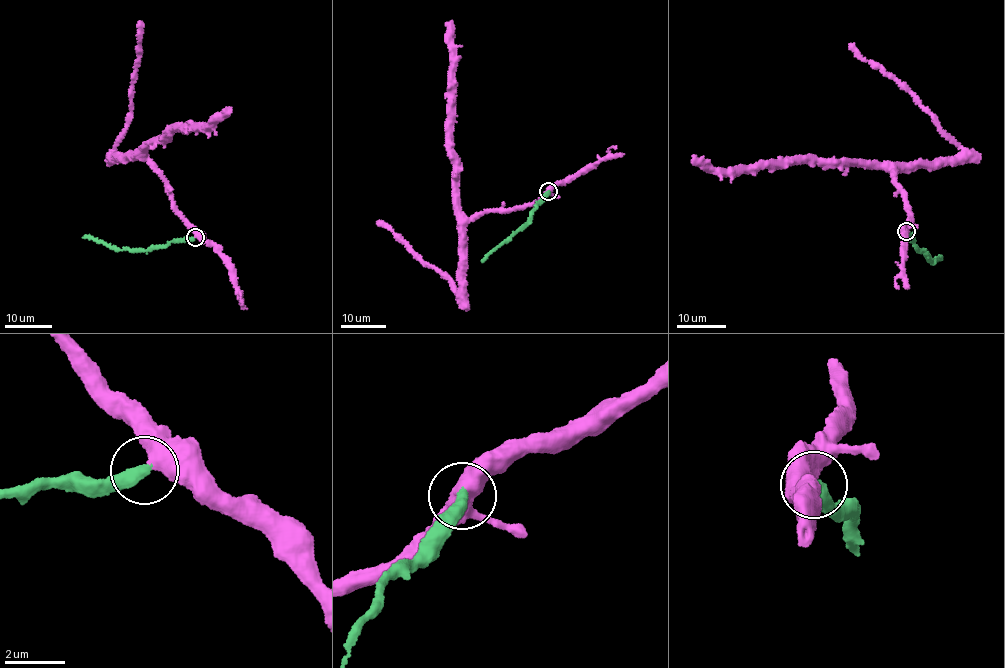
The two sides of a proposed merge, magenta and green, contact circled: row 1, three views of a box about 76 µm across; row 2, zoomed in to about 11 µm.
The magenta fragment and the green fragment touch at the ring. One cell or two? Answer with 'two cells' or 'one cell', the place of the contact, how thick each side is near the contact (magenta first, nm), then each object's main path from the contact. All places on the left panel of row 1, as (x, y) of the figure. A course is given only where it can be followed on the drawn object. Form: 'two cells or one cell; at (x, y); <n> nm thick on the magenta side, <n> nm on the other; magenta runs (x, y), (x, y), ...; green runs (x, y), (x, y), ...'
two cells; at (195, 237); 600 nm thick on the magenta side, 440 nm on the other; magenta runs (195, 238), (154, 164), (141, 156), (133, 160), (128, 156), (118, 161), (113, 157), (132, 109), (142, 21); green runs (195, 238), (175, 240), (154, 248), (118, 251), (93, 238), (83, 237)

